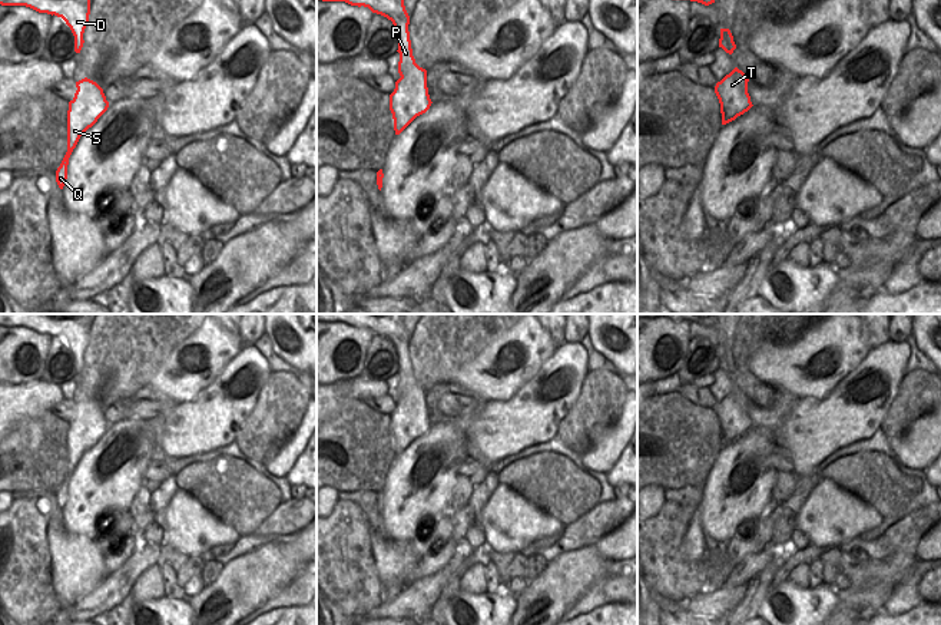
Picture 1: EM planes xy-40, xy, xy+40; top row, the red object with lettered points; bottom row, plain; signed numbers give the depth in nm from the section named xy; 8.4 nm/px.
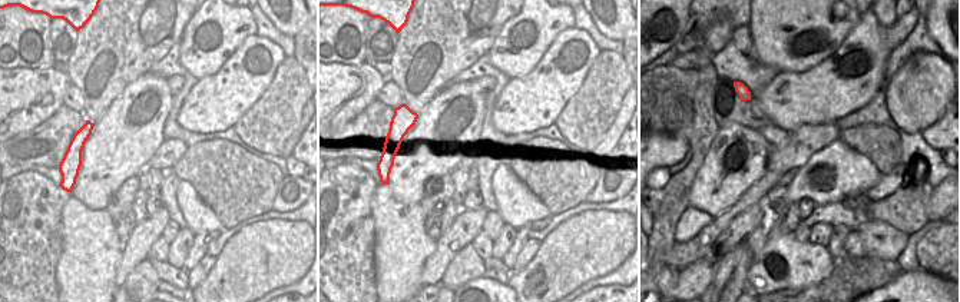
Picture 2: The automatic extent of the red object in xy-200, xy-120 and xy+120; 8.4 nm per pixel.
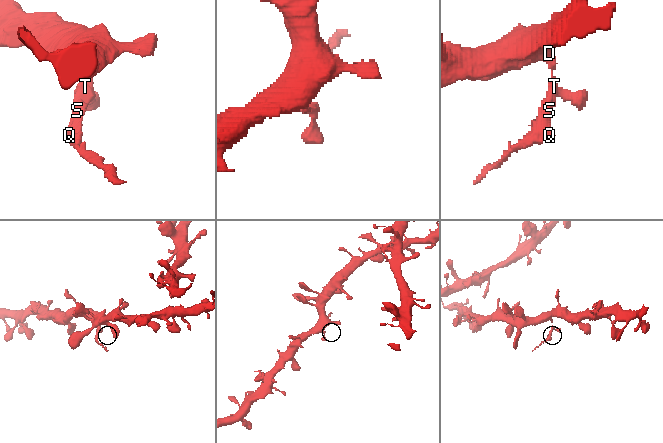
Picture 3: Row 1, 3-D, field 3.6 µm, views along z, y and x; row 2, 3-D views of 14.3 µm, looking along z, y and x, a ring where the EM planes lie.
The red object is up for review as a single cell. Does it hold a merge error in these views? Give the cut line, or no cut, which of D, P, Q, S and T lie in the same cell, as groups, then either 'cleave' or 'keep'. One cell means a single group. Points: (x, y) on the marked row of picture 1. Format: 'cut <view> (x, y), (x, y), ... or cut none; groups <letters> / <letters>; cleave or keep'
cut xy (416, 63), (408, 65), (401, 76); groups D P / Q S T; cleave

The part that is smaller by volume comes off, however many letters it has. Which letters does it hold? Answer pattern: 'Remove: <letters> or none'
Remove: Q, S, T

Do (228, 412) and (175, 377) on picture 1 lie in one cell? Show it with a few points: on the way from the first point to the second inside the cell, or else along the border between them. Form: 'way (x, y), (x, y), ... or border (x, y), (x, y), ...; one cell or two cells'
border (222, 370), (191, 400), (176, 403); two cells

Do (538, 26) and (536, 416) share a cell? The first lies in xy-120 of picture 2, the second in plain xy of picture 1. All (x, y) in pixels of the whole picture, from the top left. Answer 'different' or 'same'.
different

